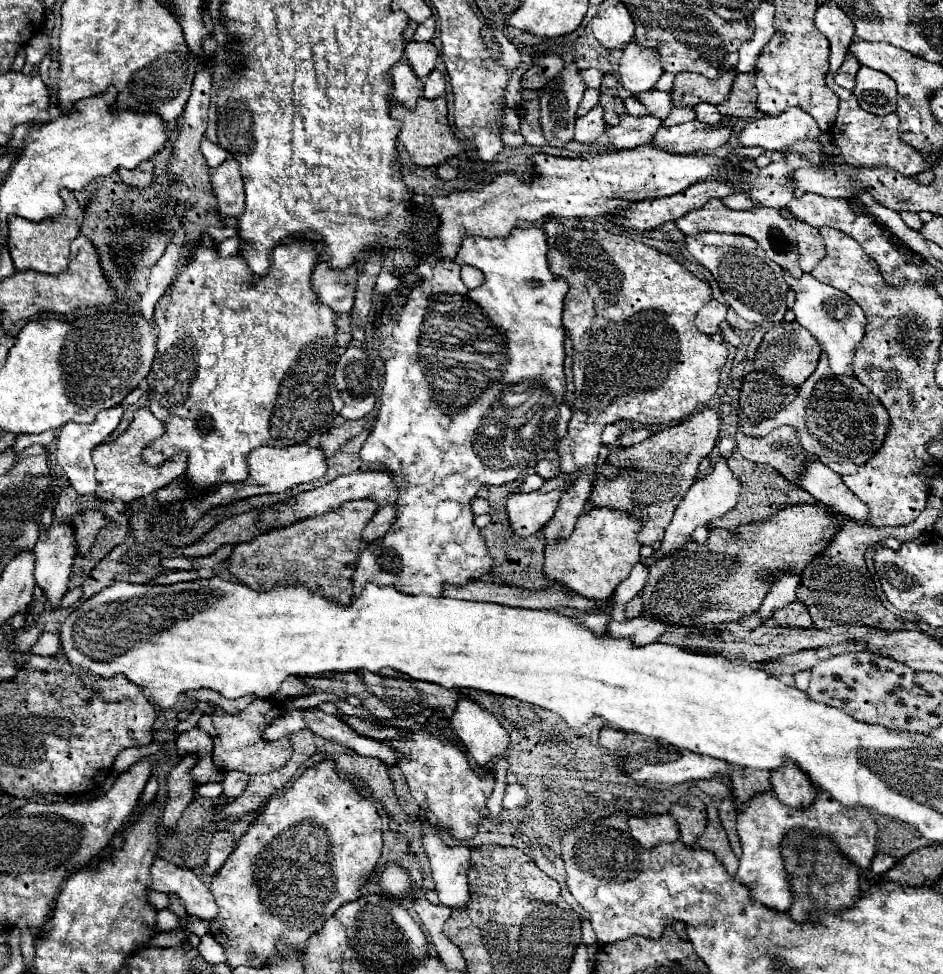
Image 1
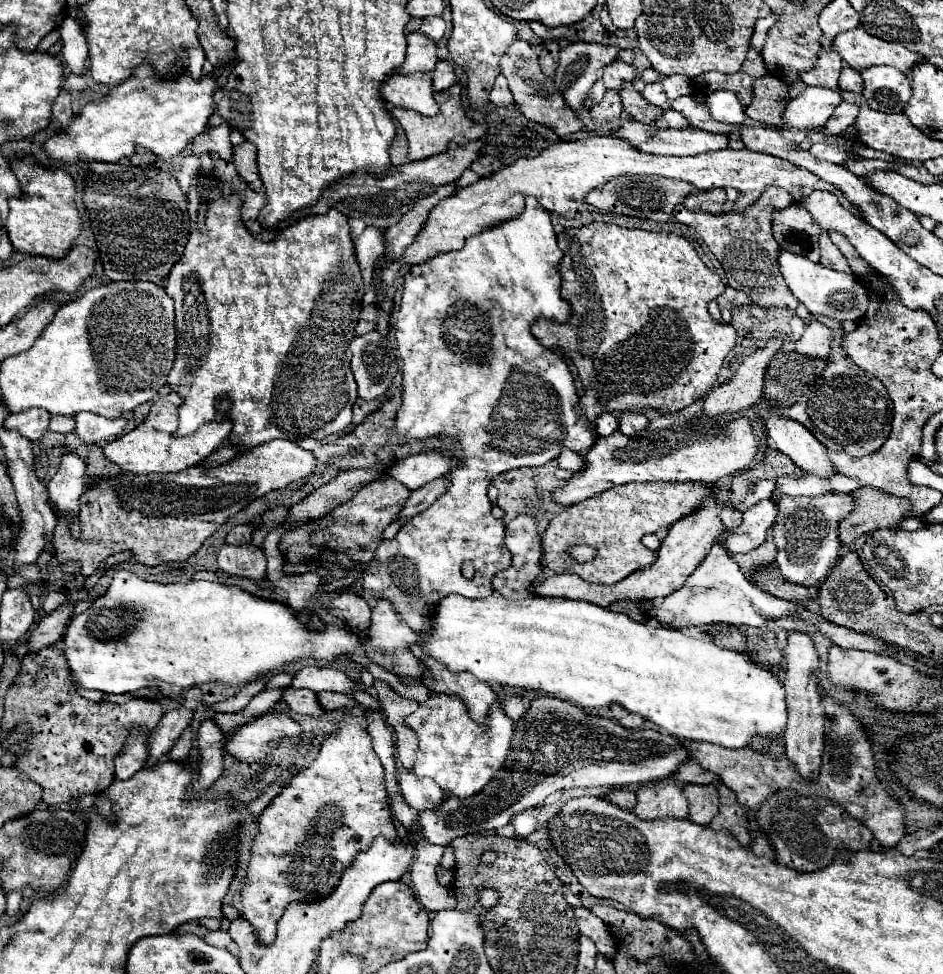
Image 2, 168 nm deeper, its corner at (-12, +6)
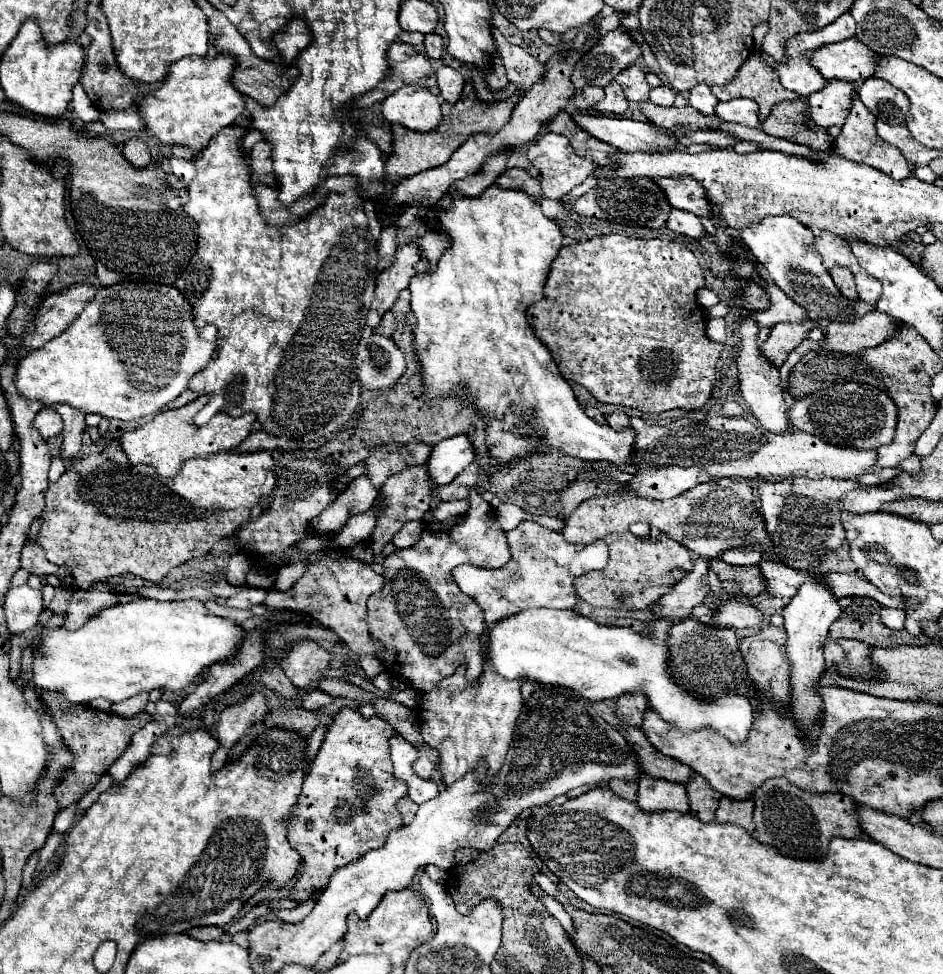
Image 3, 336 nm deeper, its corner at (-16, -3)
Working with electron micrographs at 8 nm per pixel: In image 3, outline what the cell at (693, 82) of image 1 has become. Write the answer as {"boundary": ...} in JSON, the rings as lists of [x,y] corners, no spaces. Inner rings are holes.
{"boundary":[[[752,53],[748,61],[744,61],[744,65],[736,71],[734,79],[728,85],[712,87],[712,93],[720,101],[730,101],[736,97],[754,99],[760,105],[760,121],[770,115],[776,103],[802,99],[798,93],[784,89],[776,75],[772,75],[772,71],[768,71],[768,67],[760,63],[760,57],[756,53]]]}

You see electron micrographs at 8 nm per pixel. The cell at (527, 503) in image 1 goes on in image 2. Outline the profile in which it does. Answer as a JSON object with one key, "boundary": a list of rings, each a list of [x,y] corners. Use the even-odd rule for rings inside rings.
{"boundary":[[[660,414],[650,420],[650,426],[632,436],[620,430],[608,438],[598,438],[592,450],[584,456],[584,468],[574,472],[562,488],[552,492],[552,500],[562,506],[578,504],[608,488],[630,482],[716,482],[732,476],[754,464],[760,438],[754,434],[746,418],[722,426],[706,416],[690,420],[678,414]]]}

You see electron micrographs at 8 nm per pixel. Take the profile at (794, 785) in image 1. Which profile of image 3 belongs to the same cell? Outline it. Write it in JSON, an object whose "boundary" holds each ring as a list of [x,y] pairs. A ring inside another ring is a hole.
{"boundary":[[[814,575],[812,579],[808,579],[798,593],[790,599],[790,603],[782,609],[782,617],[784,617],[784,627],[788,631],[788,659],[790,659],[790,695],[792,695],[792,713],[794,719],[798,721],[800,729],[808,735],[808,737],[816,737],[820,731],[820,695],[816,695],[814,687],[818,685],[826,663],[824,663],[824,641],[828,635],[828,625],[834,623],[840,615],[840,605],[838,599],[832,595],[830,587],[822,581],[820,575]]]}

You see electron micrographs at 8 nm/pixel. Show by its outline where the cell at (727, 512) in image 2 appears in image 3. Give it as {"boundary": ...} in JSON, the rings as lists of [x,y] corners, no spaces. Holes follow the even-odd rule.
{"boundary":[[[698,559],[694,561],[692,573],[678,581],[672,593],[660,597],[660,601],[650,607],[650,611],[656,619],[686,619],[690,615],[690,609],[708,597],[708,591],[704,589],[708,585],[704,585],[704,581],[708,581],[708,565],[706,561]]]}

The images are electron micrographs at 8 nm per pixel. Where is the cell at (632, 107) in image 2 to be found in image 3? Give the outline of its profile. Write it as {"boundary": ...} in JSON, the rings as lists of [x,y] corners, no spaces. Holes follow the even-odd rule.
{"boundary":[[[650,101],[640,103],[640,111],[652,121],[656,127],[672,133],[686,133],[686,131],[706,131],[706,129],[718,129],[720,121],[708,115],[700,115],[690,105],[678,109],[678,107],[660,107]]]}

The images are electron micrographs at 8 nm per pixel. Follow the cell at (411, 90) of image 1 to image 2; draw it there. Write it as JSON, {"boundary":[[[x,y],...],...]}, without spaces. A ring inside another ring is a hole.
{"boundary":[[[392,74],[382,84],[384,100],[392,102],[394,106],[404,106],[426,116],[438,114],[438,104],[432,94],[434,92],[430,74]]]}

